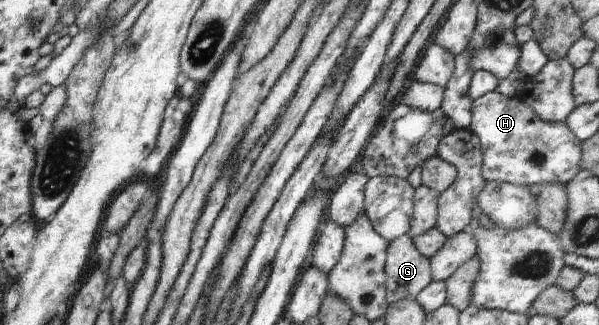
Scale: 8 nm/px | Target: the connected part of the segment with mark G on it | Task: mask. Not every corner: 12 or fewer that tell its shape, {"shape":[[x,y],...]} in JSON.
{"shape":[[407,234],[389,243],[389,304],[416,300],[433,281]]}

